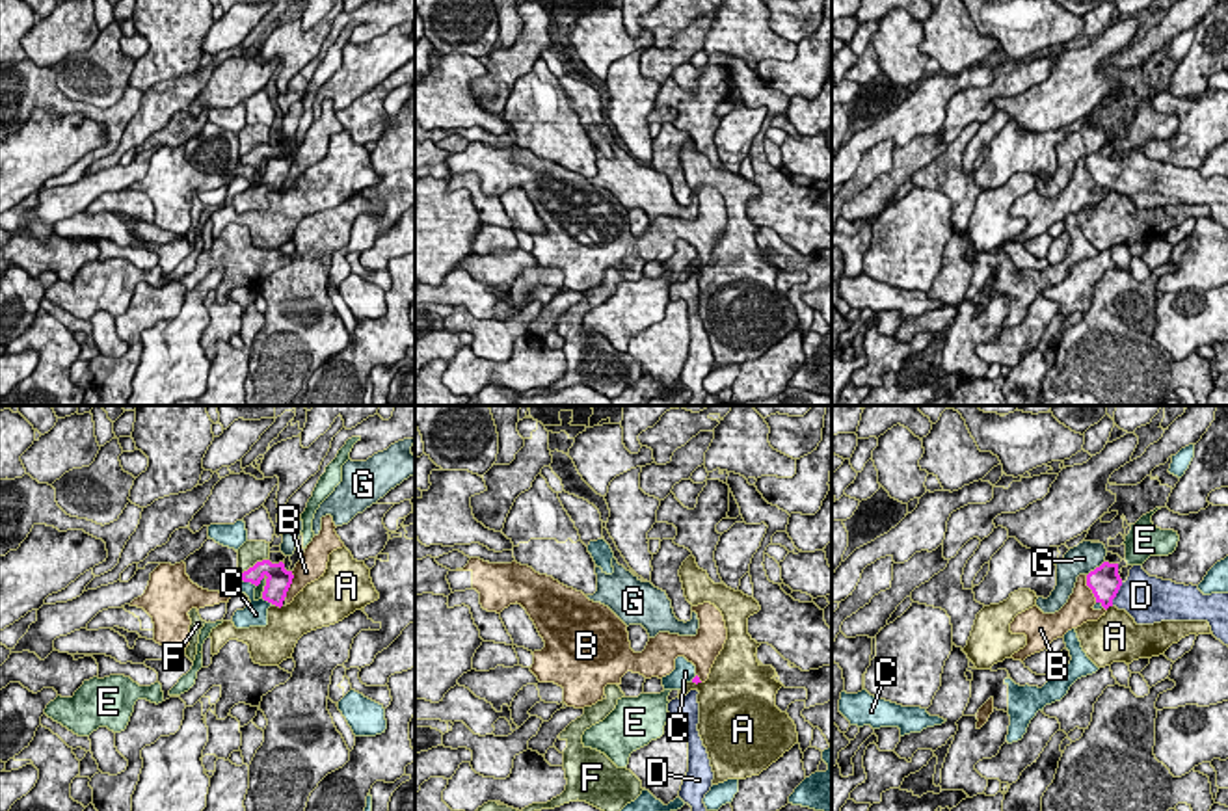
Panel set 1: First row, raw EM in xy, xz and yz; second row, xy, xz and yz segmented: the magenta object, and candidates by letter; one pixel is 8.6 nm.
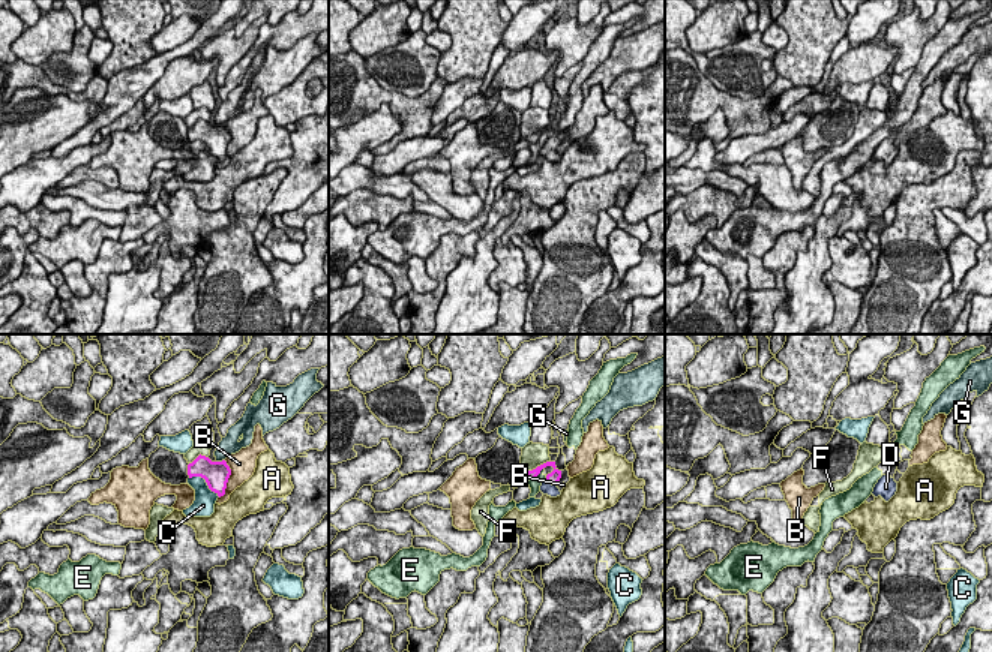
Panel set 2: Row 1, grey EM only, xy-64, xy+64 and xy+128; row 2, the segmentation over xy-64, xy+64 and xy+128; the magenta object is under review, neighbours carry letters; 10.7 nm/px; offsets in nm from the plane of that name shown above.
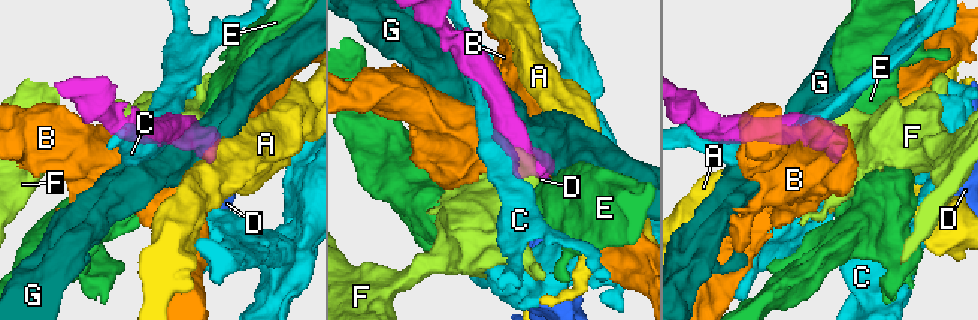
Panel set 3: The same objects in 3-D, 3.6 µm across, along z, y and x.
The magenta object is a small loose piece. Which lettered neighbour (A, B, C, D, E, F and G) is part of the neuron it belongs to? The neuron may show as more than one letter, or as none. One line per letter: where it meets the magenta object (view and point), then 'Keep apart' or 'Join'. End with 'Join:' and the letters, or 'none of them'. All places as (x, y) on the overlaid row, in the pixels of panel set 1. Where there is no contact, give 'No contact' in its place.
A: Touches magenta at xy (278, 605). Keep apart
B: Touches magenta at yz (1089, 586). Keep apart
C: Touches magenta at xy (248, 581). Keep apart
D: Touches magenta at yz (1117, 592). Join
E: Touches magenta at xy (265, 588). Keep apart
F: Touches magenta at xy (255, 564). Keep apart
G: Touches magenta at yz (1096, 568). Keep apart
Join: D

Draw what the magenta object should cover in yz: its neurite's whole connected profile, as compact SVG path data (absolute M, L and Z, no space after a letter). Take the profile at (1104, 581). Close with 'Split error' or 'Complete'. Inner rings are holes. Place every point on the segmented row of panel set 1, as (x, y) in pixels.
M1109 562L1087 575L1087 586L1105 610L1126 610L1137 625L1208 621L1213 636L1228 645L1228 593L1204 595L1198 586L1150 577L1142 565L1133 565L1124 582L1118 564Z. Split error

